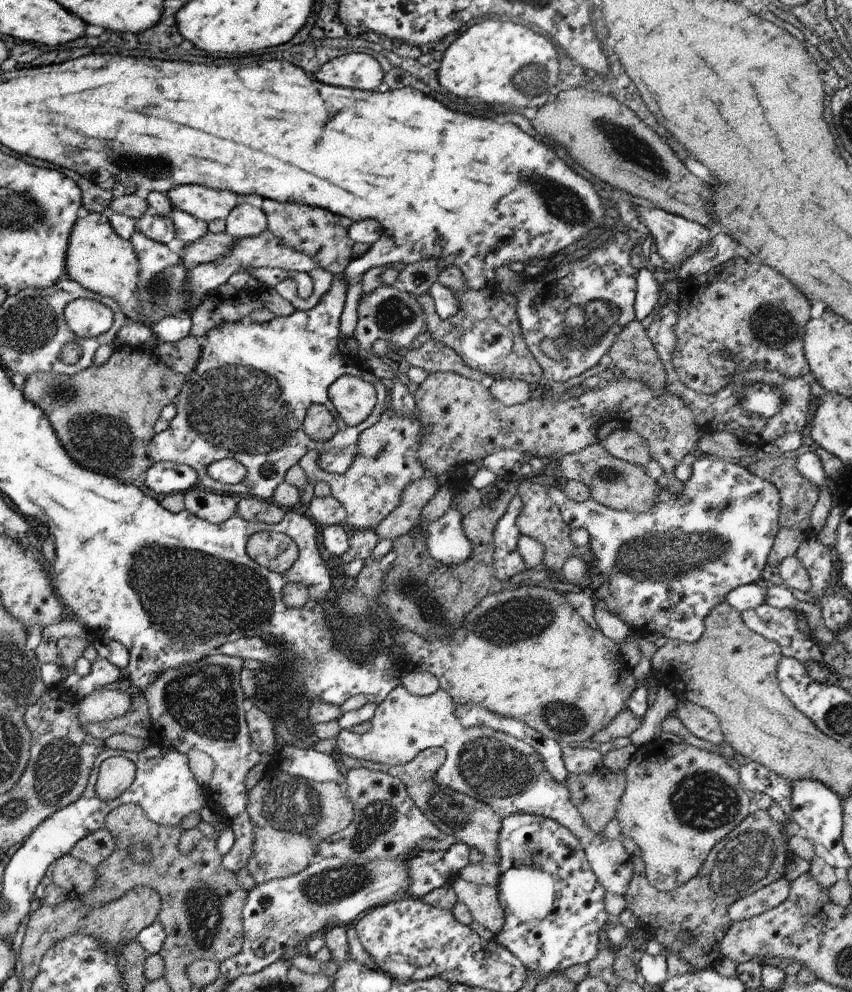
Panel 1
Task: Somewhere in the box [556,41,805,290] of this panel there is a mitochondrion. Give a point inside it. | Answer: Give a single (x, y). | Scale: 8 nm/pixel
(628, 146)

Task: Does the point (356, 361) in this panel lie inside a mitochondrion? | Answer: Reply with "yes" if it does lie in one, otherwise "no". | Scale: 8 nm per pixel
no

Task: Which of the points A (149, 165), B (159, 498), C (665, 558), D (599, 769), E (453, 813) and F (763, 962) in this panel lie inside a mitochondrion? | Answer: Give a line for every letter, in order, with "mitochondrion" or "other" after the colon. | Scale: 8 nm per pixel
A: mitochondrion
B: other
C: mitochondrion
D: other
E: mitochondrion
F: other

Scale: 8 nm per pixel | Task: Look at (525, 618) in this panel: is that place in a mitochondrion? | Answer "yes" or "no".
yes

